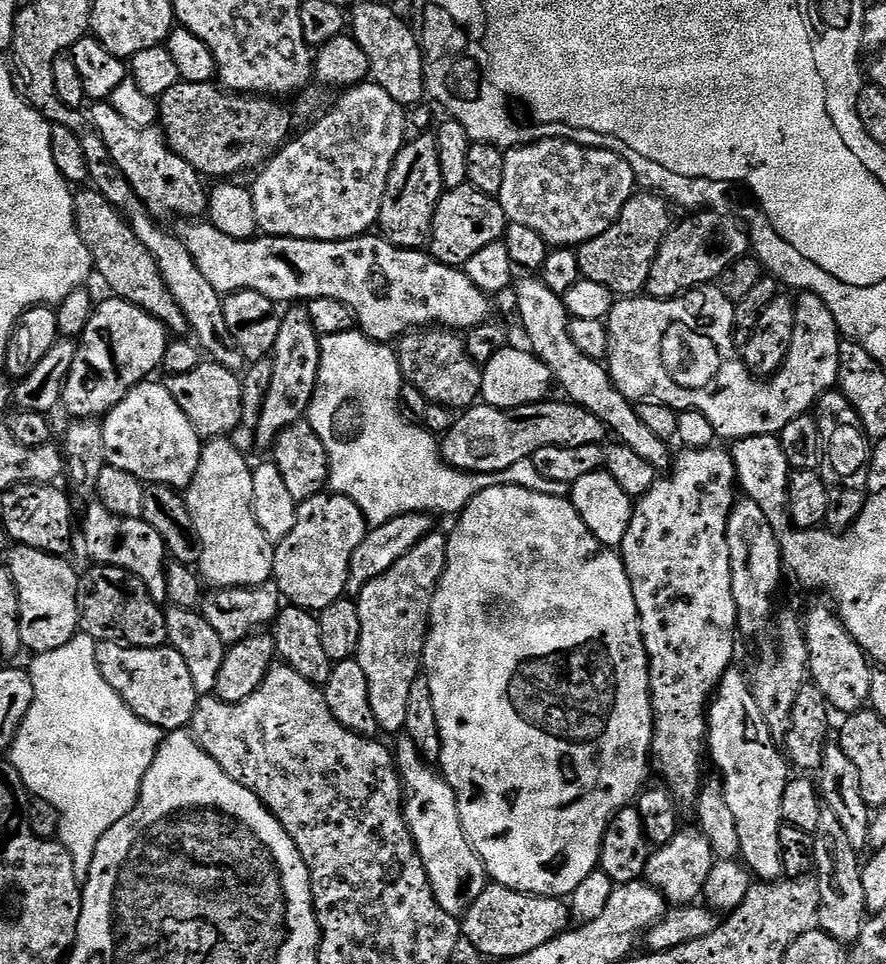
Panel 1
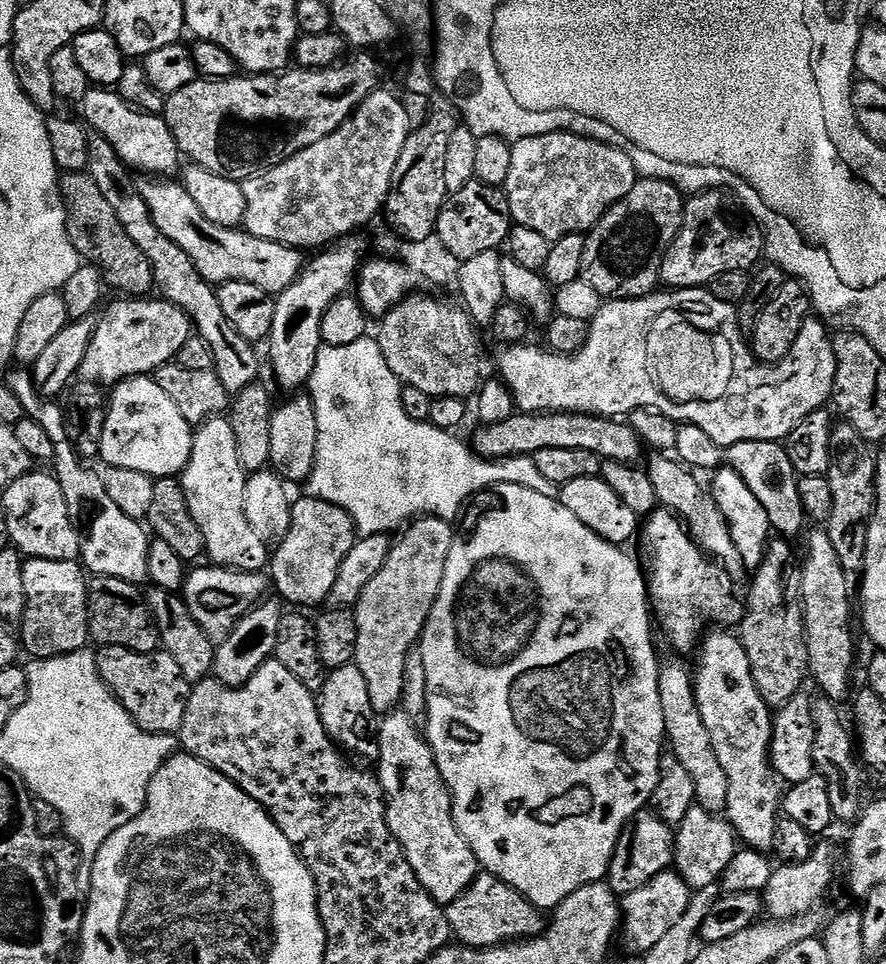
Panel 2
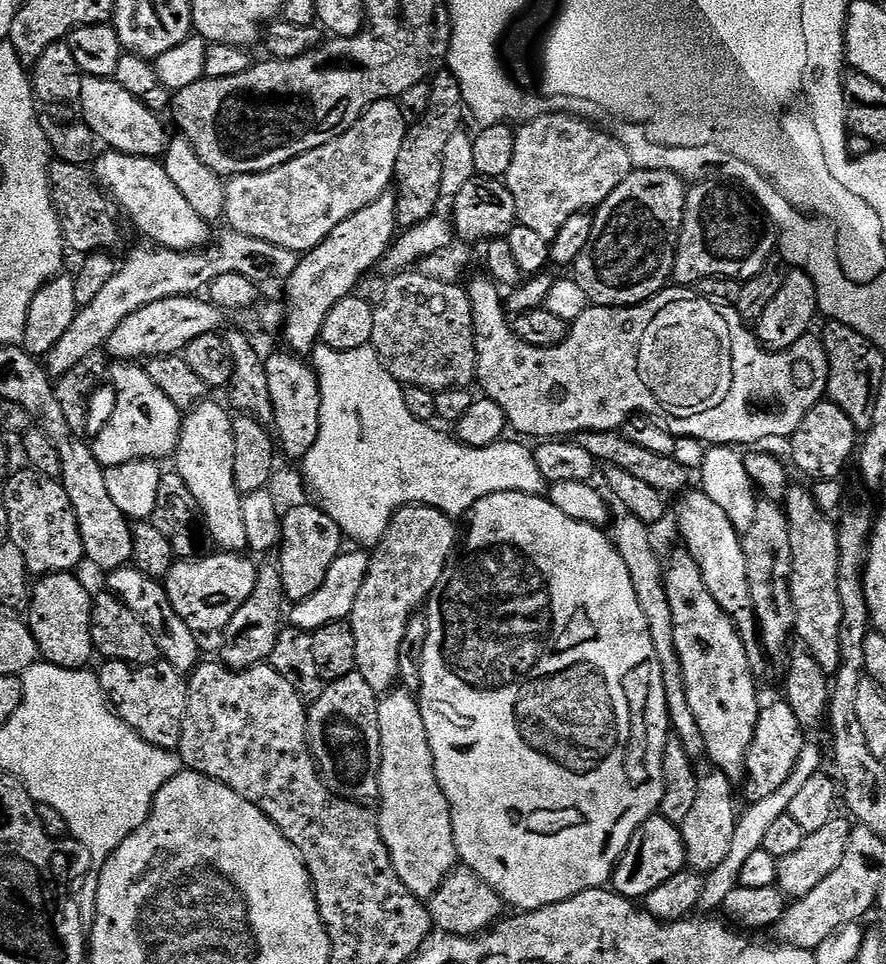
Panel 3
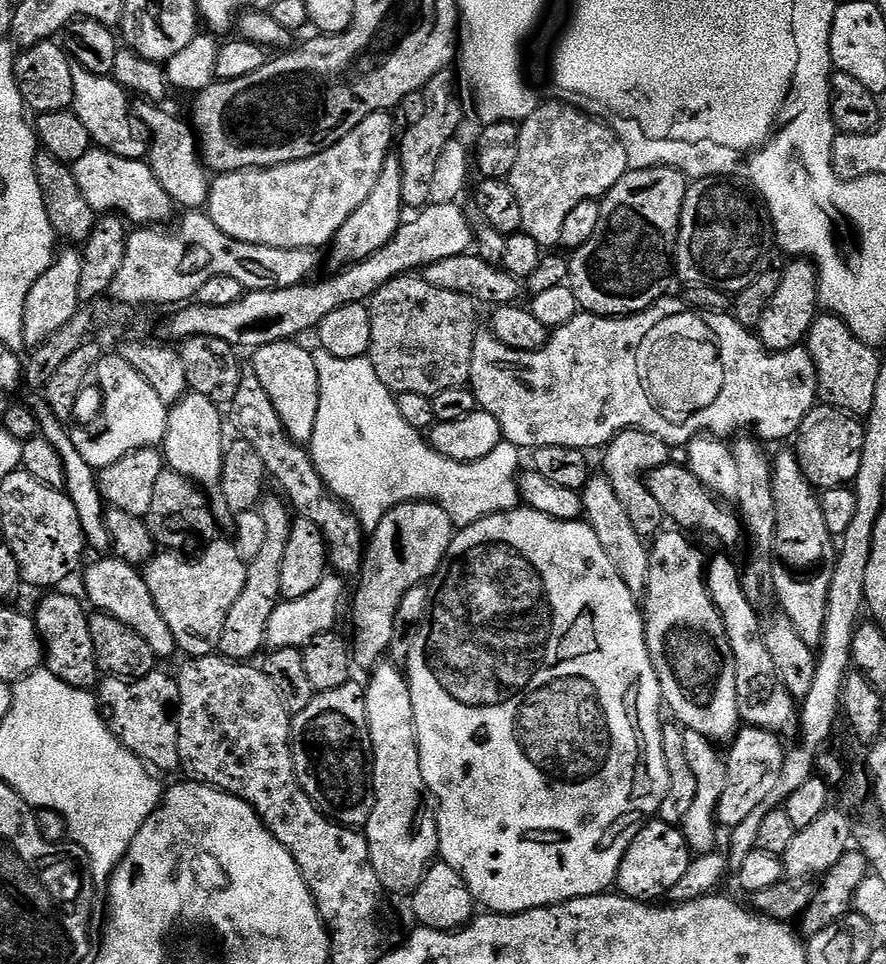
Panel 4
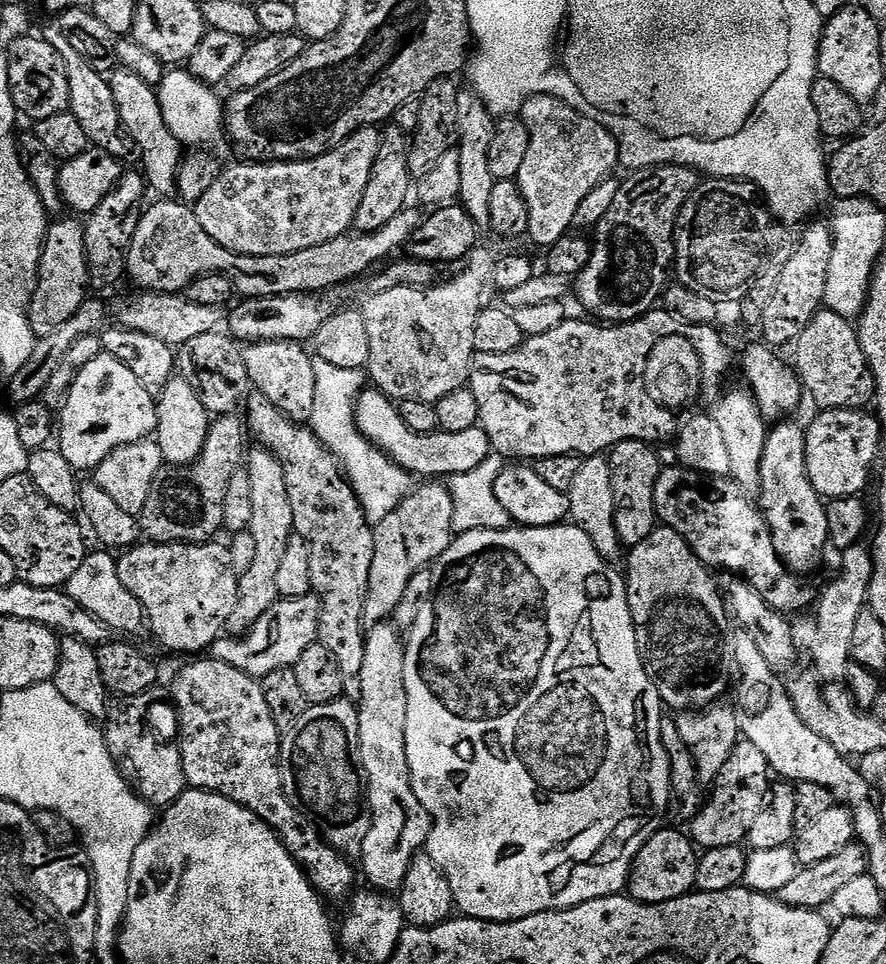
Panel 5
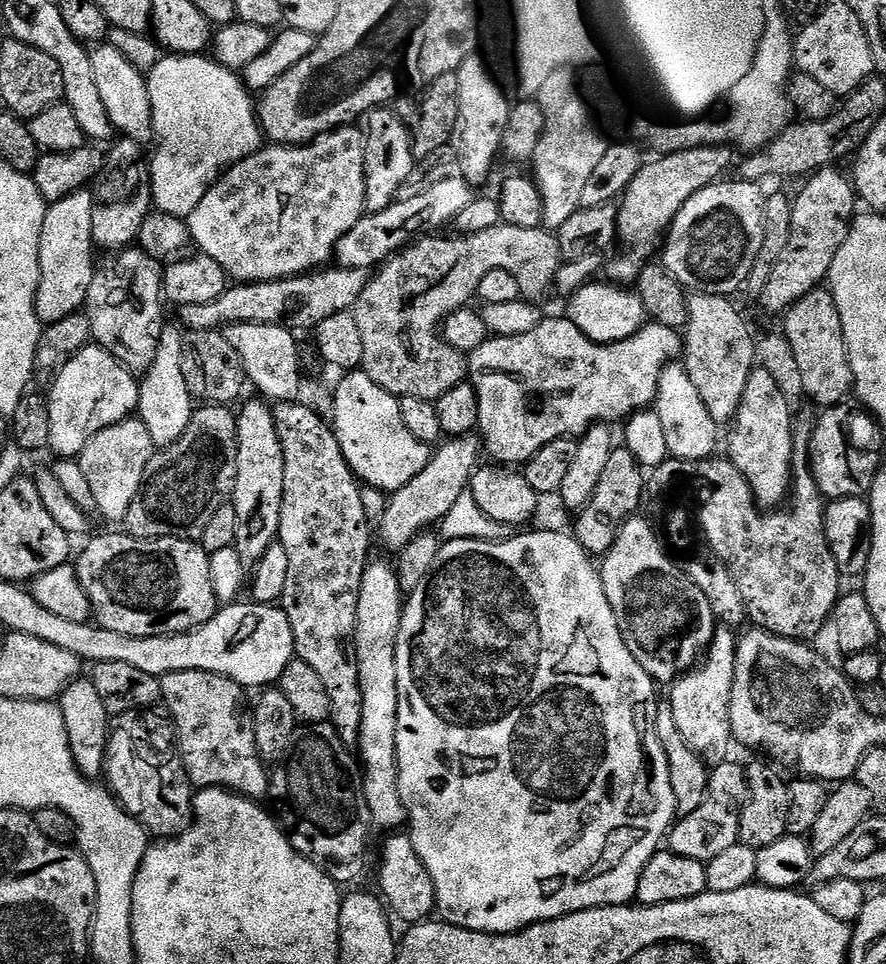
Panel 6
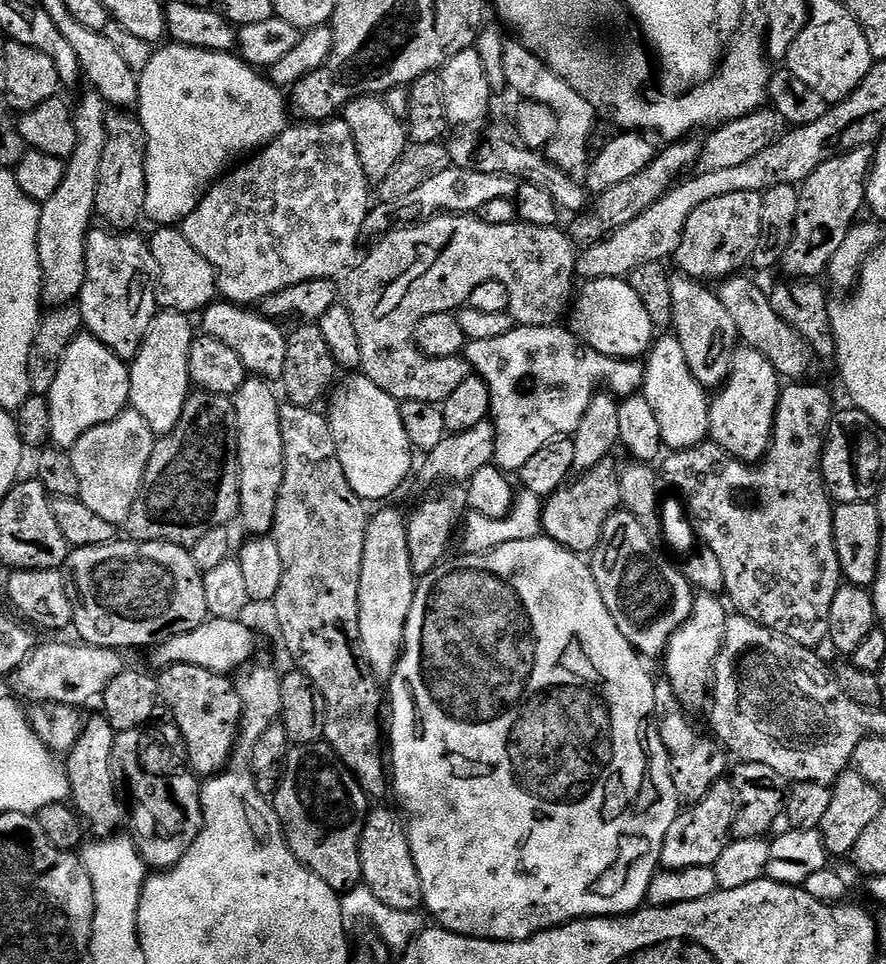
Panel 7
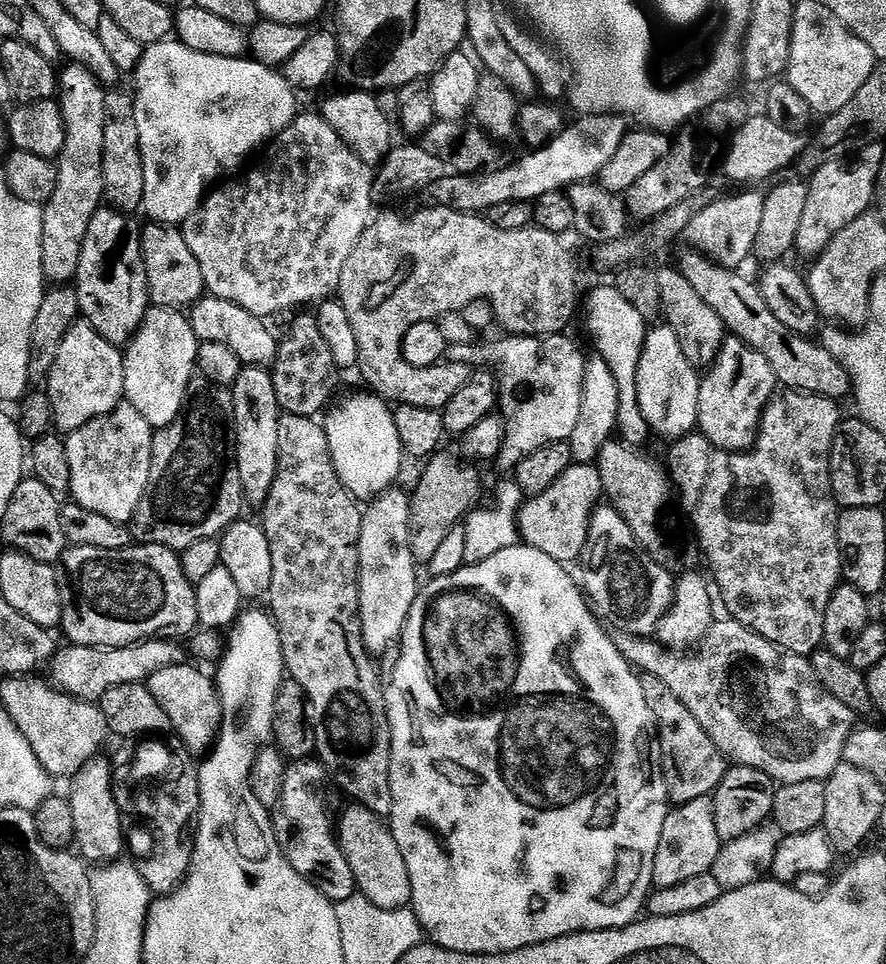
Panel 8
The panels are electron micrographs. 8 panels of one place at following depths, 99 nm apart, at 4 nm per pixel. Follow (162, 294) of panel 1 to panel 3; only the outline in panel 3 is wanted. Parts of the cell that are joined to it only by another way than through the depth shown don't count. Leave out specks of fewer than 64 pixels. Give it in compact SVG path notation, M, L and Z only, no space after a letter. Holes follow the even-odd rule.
M53 159L48 165L50 198L64 235L64 243L79 254L112 250L120 240L120 228L108 213L109 201L94 181L89 169L82 164L71 164Z

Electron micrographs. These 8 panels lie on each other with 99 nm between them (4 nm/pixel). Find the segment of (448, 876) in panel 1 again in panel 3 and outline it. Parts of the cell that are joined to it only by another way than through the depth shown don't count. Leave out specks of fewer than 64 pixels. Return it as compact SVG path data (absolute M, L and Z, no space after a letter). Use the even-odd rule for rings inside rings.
M393 690L383 697L378 703L378 734L380 735L380 795L378 811L378 823L380 825L380 837L382 842L388 848L390 862L394 866L394 870L398 874L398 878L406 886L406 890L410 890L412 896L416 896L419 900L427 901L429 896L434 895L438 890L438 886L442 886L442 882L457 867L458 857L456 855L456 843L454 842L454 830L452 829L452 812L448 808L448 799L442 790L442 786L436 777L434 770L434 758L430 750L430 742L426 734L426 722L422 722L422 710L420 709L419 699L411 691Z

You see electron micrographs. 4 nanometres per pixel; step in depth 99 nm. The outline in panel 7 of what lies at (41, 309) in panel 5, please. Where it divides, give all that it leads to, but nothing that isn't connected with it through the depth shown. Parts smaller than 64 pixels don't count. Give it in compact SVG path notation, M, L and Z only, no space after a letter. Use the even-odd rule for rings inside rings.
M73 107L72 117L78 130L78 146L66 162L64 177L58 190L54 190L54 194L50 194L45 204L40 205L38 222L38 254L42 270L40 299L48 306L73 303L86 282L86 242L96 216L98 174L102 170L102 158L106 150L104 113L103 107Z

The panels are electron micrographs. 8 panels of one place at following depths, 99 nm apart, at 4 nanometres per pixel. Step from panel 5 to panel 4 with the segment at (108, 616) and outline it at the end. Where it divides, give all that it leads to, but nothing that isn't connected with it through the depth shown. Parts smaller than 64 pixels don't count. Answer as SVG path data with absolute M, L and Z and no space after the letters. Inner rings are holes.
M100 558L97 559L100 560L97 564L87 565L88 573L84 576L84 588L88 591L87 603L89 605L92 603L93 609L110 614L120 622L126 622L126 626L142 634L142 638L150 642L150 650L154 650L156 657L174 655L176 640L178 640L177 633L172 632L166 618L162 618L150 594L150 586L146 586L141 569L117 558L104 559L108 558Z

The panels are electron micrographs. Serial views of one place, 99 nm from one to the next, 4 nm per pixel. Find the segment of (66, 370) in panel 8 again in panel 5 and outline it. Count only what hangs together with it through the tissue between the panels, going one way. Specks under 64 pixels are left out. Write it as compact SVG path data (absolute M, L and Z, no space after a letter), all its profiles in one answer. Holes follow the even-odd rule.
M102 354L86 366L74 378L74 382L68 391L68 397L64 400L63 408L58 412L58 447L62 454L66 454L66 462L76 469L77 473L95 470L118 446L149 439L156 431L156 406L158 400L147 386L134 378L134 370L126 366L118 358Z

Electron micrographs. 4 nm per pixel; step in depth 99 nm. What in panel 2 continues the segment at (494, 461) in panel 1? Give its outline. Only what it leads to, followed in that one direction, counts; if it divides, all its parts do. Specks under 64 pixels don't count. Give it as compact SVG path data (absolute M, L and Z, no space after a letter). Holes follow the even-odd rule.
M553 412L551 414L514 414L508 420L497 424L485 424L477 427L476 437L470 440L476 455L484 460L501 461L511 456L529 456L538 450L590 450L604 460L617 460L623 464L636 464L639 456L646 452L640 436L631 425L620 418L605 418L574 412Z

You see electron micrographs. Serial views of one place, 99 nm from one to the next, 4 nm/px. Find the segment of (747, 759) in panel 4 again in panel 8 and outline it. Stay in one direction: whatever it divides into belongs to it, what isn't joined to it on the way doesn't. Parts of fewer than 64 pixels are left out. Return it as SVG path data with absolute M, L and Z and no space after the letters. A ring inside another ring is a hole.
M703 796L694 802L673 807L662 826L658 854L654 854L653 885L656 888L678 886L678 882L687 882L690 878L698 878L698 874L711 872L721 843L718 826L714 826L714 806L709 797Z

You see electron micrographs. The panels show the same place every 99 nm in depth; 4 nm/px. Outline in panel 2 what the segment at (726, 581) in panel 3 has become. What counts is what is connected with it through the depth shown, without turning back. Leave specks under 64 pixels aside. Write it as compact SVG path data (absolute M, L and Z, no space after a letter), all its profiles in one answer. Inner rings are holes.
M652 454L647 457L646 471L650 482L654 482L654 494L657 501L667 511L680 517L681 524L688 529L692 539L704 549L709 557L717 558L723 552L735 553L736 547L730 538L730 530L722 510L718 510L716 500L711 491L700 485L700 480L692 468L685 466L676 458L668 461L664 454Z

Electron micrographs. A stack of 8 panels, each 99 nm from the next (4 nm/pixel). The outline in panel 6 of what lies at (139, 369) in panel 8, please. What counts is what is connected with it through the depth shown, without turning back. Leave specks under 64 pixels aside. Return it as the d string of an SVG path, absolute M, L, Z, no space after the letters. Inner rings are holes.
M165 326L162 330L162 338L158 344L158 358L154 358L150 370L143 373L142 379L139 381L140 407L138 419L144 423L146 430L150 430L150 438L153 445L156 446L167 446L178 442L178 438L182 438L182 434L192 425L194 398L186 386L186 374L182 374L182 358L180 357L184 349L184 332L179 327L176 328Z

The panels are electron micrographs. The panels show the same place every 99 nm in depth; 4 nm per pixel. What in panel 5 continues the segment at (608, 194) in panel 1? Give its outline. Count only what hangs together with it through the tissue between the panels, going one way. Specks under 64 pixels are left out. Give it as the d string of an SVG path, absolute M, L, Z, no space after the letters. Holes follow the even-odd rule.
M537 94L524 103L522 116L528 123L529 145L526 158L518 175L518 183L530 210L530 226L527 235L538 243L551 246L573 231L575 214L582 200L598 184L611 177L621 163L620 142L615 131L599 124L595 115L587 111L576 112L577 105L556 94Z

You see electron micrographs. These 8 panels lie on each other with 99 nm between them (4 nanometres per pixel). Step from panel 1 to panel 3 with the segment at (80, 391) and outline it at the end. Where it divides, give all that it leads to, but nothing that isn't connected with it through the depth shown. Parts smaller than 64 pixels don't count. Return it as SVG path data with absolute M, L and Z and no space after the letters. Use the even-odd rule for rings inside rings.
M175 296L162 302L150 302L150 306L142 306L142 310L134 310L134 314L110 334L107 355L117 356L115 359L120 362L147 362L154 356L183 353L185 346L194 342L194 338L202 338L202 334L219 333L226 319L225 313L207 299L200 299L204 298Z

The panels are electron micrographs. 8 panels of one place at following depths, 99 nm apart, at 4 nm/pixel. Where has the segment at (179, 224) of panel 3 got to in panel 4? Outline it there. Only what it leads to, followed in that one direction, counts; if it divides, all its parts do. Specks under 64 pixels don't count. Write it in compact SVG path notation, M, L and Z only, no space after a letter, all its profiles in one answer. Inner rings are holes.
M93 147L91 152L78 158L74 171L82 198L90 202L97 214L119 214L132 226L160 226L173 219L172 199L166 190L162 190L162 182L158 182L151 163L122 158L113 152Z

